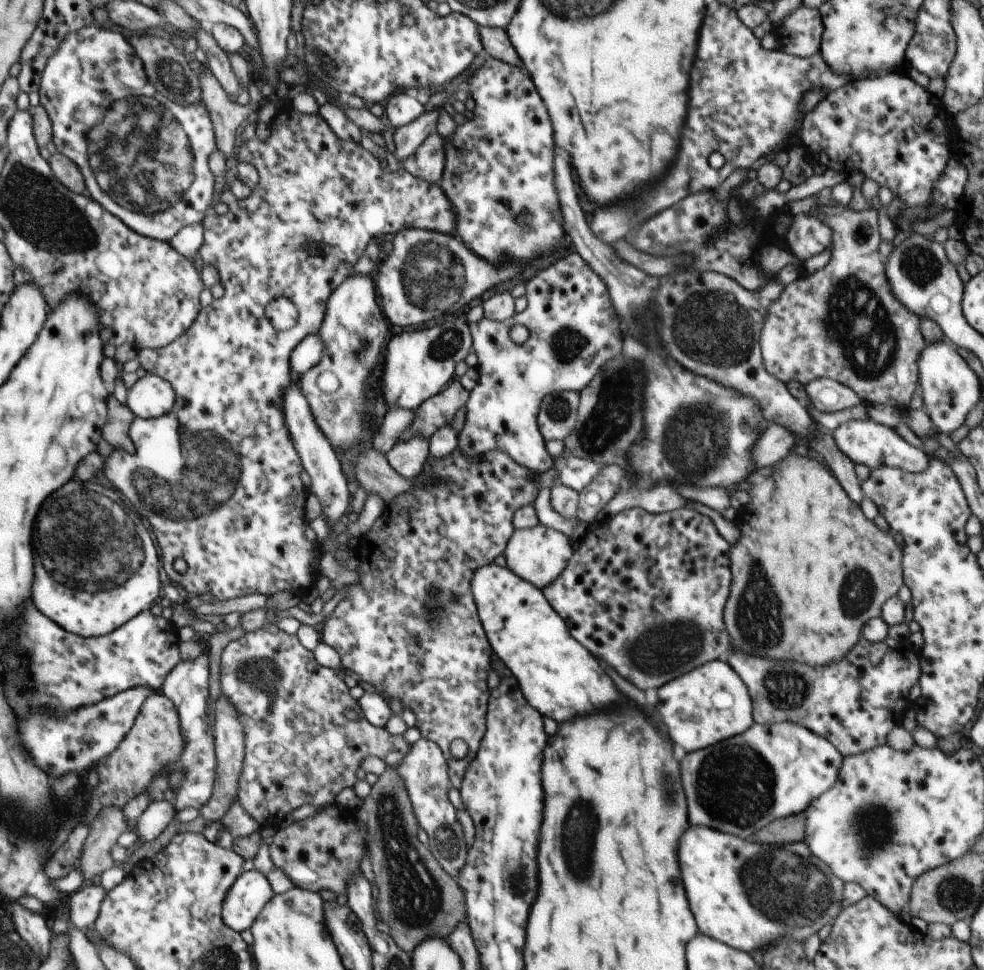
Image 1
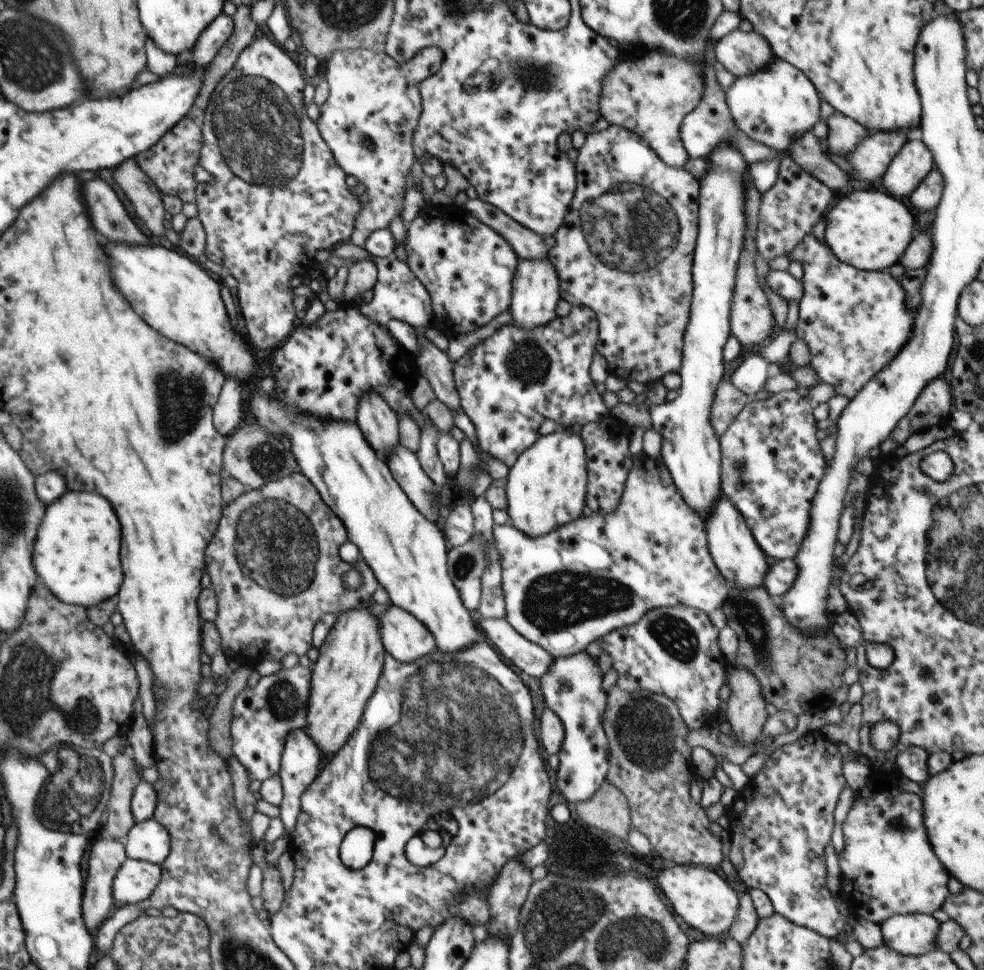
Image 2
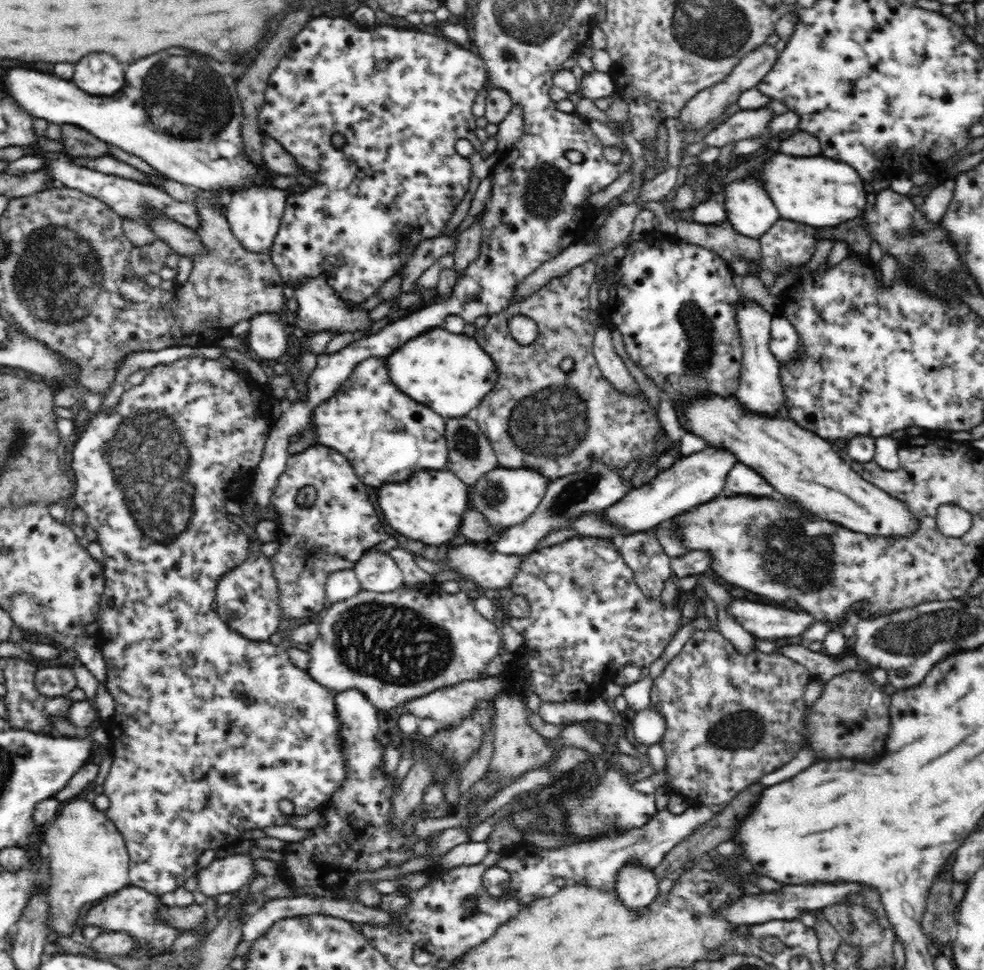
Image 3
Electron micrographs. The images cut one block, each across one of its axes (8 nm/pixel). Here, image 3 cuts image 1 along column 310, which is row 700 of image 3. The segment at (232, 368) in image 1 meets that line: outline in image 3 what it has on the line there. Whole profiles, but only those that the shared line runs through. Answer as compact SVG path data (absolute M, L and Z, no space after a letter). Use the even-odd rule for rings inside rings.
M186 357L175 360L168 364L156 364L150 369L143 381L139 385L128 386L122 394L119 404L114 411L104 414L102 411L92 415L85 431L80 435L73 448L73 461L71 463L72 470L76 476L76 484L74 486L74 492L72 494L71 504L79 507L86 513L87 522L94 529L94 532L98 535L98 545L104 551L104 576L105 576L105 589L100 599L100 610L97 616L99 623L99 630L97 635L98 647L103 654L103 659L106 661L106 684L109 693L114 697L115 710L113 716L109 719L108 725L115 732L115 742L110 746L112 751L112 767L110 767L110 774L106 776L104 780L104 792L110 800L110 807L105 811L106 817L116 825L118 832L123 836L125 840L128 854L129 854L129 884L138 888L146 890L148 893L156 896L162 896L166 893L175 892L178 888L184 886L186 881L191 878L193 874L200 869L196 862L204 850L220 850L221 846L227 845L234 839L240 838L247 830L263 829L270 825L288 825L290 818L308 815L313 810L318 810L323 803L325 803L332 793L344 782L346 782L346 774L348 774L348 767L346 767L346 755L344 750L340 747L339 734L340 734L340 719L337 716L336 705L334 702L335 692L330 692L327 688L324 688L321 684L318 684L306 671L306 669L300 669L291 663L288 656L287 649L284 649L280 645L274 645L269 640L260 642L254 640L248 640L244 638L238 632L234 632L222 619L219 618L216 610L212 609L212 602L216 598L216 586L218 586L218 580L226 572L230 572L234 566L242 564L246 558L248 558L249 539L246 534L238 525L228 521L226 514L228 514L223 504L226 501L234 501L238 504L243 500L242 496L236 493L241 486L246 486L246 492L244 496L250 495L250 486L255 479L255 472L259 465L260 459L263 455L263 450L271 431L271 415L268 413L269 402L274 398L269 396L267 392L260 387L260 383L257 383L254 379L245 381L240 377L240 374L234 370L232 364L224 364L224 360L209 359L199 357ZM578 536L569 538L565 542L560 542L560 544L554 544L553 546L544 548L542 551L530 552L526 555L526 558L522 560L520 570L518 570L516 578L512 580L510 587L515 595L518 594L518 596L526 597L530 605L530 615L526 616L526 618L512 617L509 619L510 626L523 636L524 643L514 654L514 662L513 665L510 666L512 670L506 669L504 671L506 678L509 678L513 684L513 687L512 684L510 684L505 689L505 692L514 692L516 696L524 698L528 690L531 689L532 692L538 694L542 702L590 702L602 697L605 692L606 684L613 680L616 670L623 664L632 663L636 666L649 667L652 662L662 656L664 648L668 646L675 632L681 628L684 619L681 616L681 612L676 608L676 605L668 608L668 606L662 605L660 598L648 598L644 596L642 589L635 581L632 569L628 567L618 550L618 544L612 542L610 539ZM280 800L290 800L294 804L294 813L290 816L282 814L279 808Z

